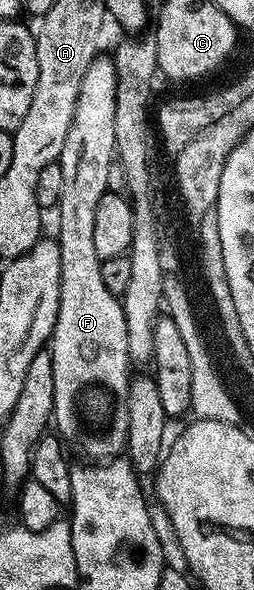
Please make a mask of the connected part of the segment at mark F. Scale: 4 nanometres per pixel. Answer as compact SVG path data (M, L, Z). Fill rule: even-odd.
M99 54L94 57L94 61L88 66L88 70L84 70L84 78L80 82L80 94L76 102L76 110L72 118L72 126L68 130L68 138L64 138L64 146L62 152L58 156L56 163L60 166L60 174L62 175L62 193L58 196L56 205L56 213L58 212L58 233L56 239L60 246L60 266L62 273L60 274L60 302L59 312L56 318L54 332L50 335L48 341L48 351L52 358L52 390L54 391L54 410L52 413L52 424L56 429L57 435L71 449L74 448L80 455L86 456L90 462L105 462L121 457L126 451L126 439L128 438L128 390L130 389L130 377L132 375L132 361L128 354L128 334L126 333L126 319L124 318L124 310L119 297L112 295L108 290L108 286L104 286L104 274L102 273L102 257L96 254L96 238L92 234L96 231L96 202L100 202L100 198L107 192L108 186L108 170L115 167L116 164L116 134L114 133L114 123L116 122L116 66L113 59L109 55Z

